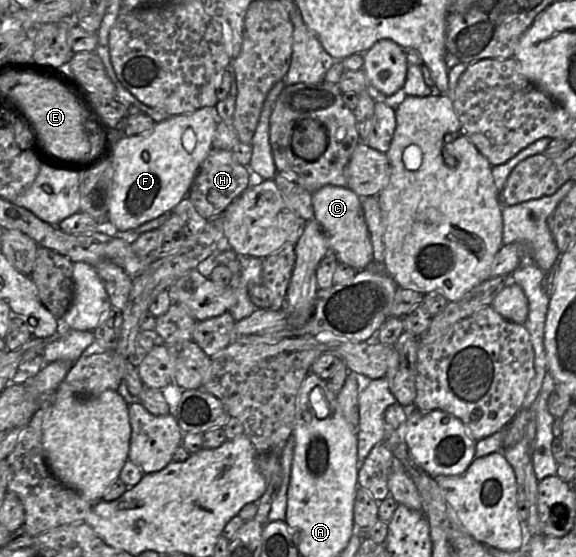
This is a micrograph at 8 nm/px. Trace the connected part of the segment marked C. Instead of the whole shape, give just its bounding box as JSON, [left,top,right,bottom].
[312,185,373,270]

